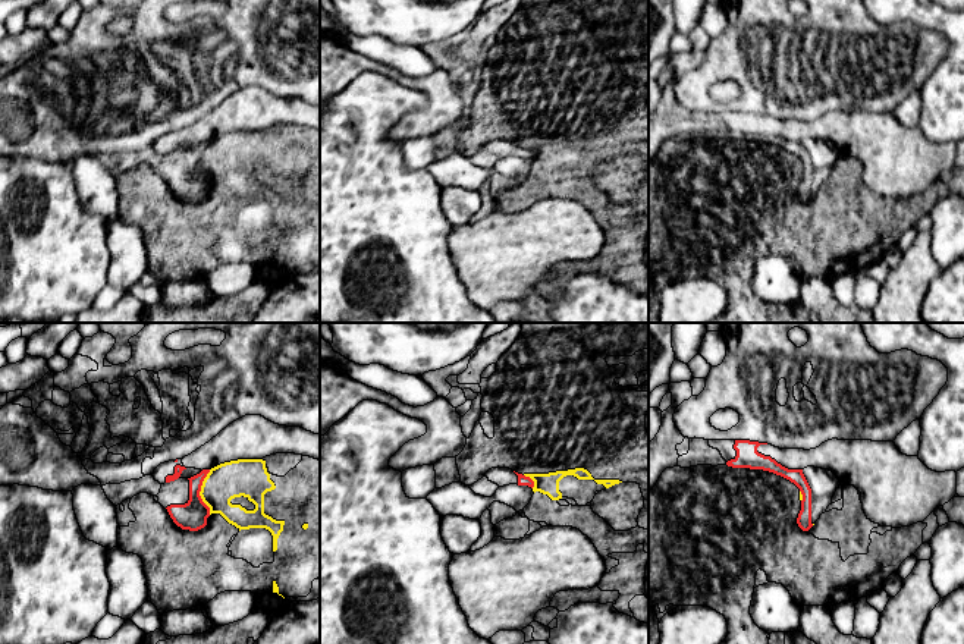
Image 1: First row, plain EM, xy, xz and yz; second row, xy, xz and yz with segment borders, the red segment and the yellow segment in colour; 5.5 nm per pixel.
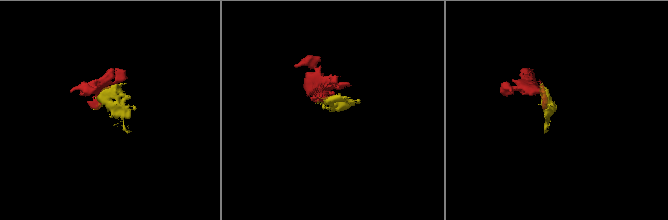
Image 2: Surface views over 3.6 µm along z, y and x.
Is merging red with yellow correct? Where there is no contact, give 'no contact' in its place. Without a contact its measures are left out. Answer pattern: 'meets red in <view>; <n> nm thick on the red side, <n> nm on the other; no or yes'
meets red in xy; 160 nm thick on the red side, 200 nm on the other; no

